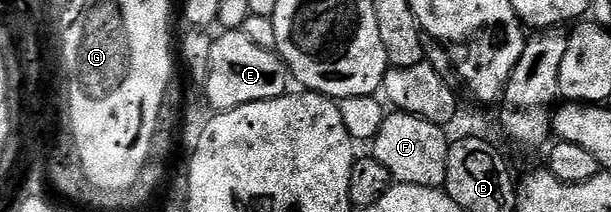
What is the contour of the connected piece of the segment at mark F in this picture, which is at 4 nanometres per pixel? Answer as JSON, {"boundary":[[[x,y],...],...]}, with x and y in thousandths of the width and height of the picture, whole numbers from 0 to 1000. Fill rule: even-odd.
{"boundary":[[[645,524],[632,542],[627,594],[620,594],[620,632],[607,670],[607,726],[627,764],[627,783],[633,783],[648,863],[727,892],[738,675],[736,646],[728,646],[728,623],[723,590],[707,585],[664,528]]]}

